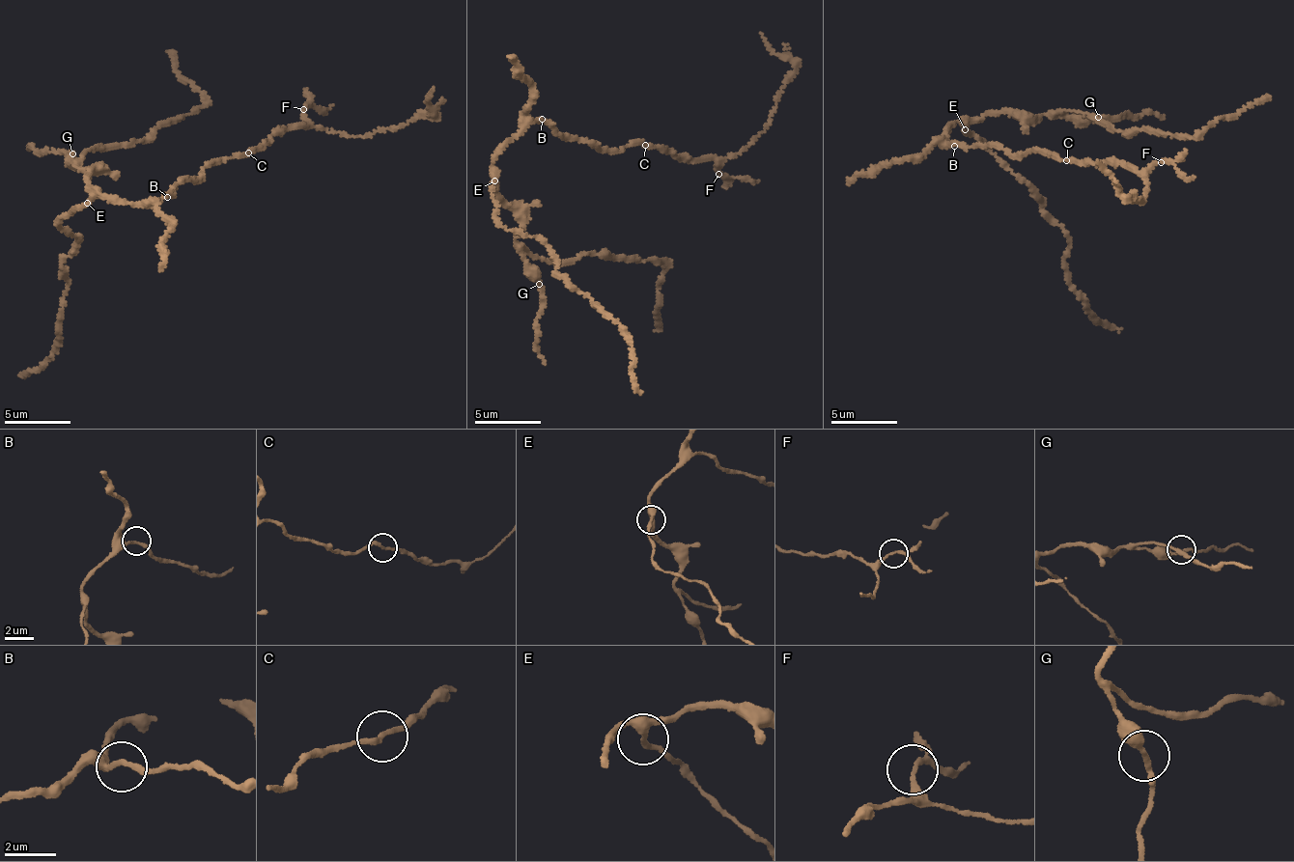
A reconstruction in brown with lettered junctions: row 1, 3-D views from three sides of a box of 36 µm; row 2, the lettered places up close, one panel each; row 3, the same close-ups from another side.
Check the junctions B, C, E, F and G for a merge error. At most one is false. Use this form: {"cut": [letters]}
{"cut": []}

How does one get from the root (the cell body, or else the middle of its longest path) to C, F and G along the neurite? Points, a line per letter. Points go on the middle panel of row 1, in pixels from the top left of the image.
C: (524, 124), (545, 122), (559, 134), (592, 141), (600, 150), (608, 151), (646, 146)
F: (524, 124), (545, 122), (559, 134), (608, 151), (643, 143), (667, 147), (676, 156), (710, 156), (718, 174)
G: (524, 124), (492, 162), (492, 187), (516, 213), (520, 233), (515, 246), (525, 261), (525, 270), (539, 284)

